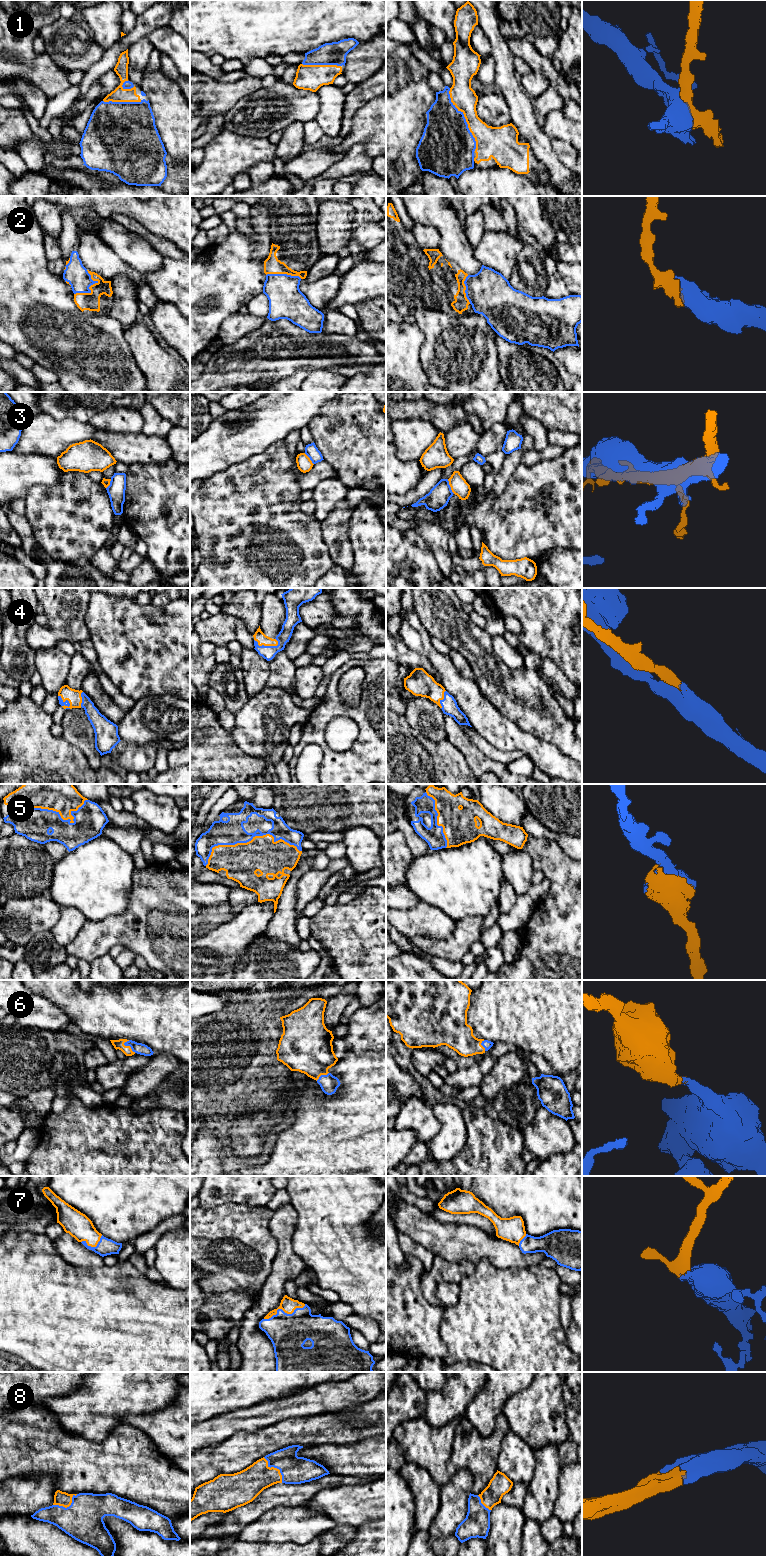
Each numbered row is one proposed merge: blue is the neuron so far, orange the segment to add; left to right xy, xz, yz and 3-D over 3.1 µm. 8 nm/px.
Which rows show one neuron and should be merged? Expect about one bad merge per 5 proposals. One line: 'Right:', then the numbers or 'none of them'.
Right: 1, 2, 4, 5, 6, 7, 8

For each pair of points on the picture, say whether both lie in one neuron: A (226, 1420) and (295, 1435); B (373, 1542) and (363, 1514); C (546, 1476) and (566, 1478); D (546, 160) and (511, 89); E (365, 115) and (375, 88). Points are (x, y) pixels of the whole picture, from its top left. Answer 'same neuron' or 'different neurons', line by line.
A: different neurons
B: different neurons
C: different neurons
D: same neuron
E: different neurons

